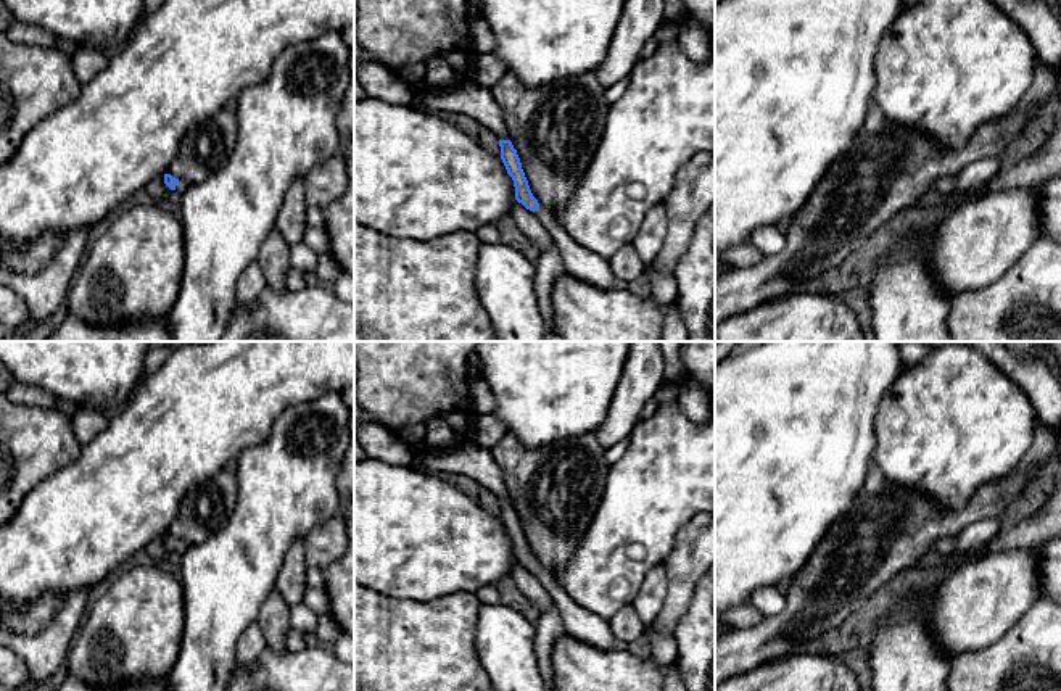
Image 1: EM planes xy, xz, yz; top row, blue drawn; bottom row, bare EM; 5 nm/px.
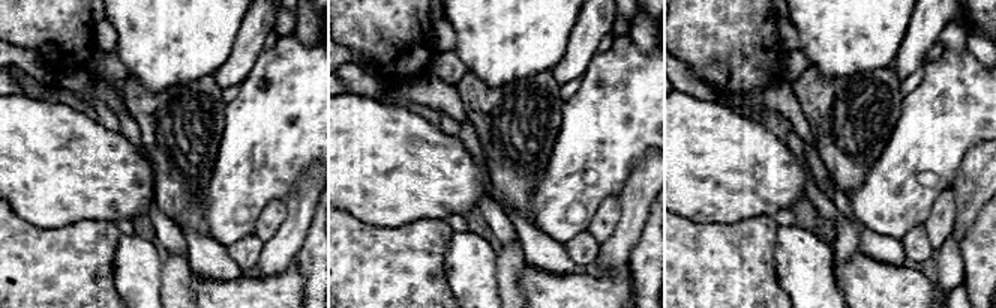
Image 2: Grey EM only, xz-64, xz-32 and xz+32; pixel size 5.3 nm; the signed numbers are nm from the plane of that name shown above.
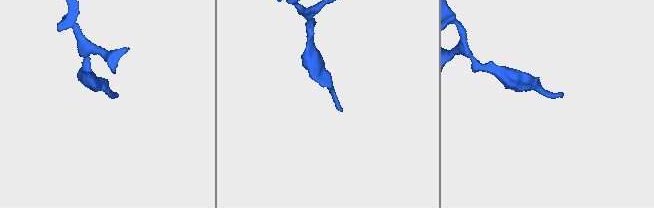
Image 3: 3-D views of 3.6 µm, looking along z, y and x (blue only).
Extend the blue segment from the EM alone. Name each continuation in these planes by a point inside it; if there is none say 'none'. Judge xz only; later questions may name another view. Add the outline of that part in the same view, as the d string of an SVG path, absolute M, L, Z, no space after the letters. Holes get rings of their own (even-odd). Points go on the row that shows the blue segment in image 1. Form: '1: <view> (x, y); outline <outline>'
1: xz (583, 264); outline M539 206L535 213L547 234L552 237L552 242L557 245L564 259L564 271L568 275L599 288L618 287L618 280L615 279L607 258L580 246L562 229L557 217L551 211Z

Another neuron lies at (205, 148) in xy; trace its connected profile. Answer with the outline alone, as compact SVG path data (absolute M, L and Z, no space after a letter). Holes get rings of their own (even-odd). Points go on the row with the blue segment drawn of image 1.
M225 110L192 124L180 142L177 156L167 168L167 174L187 187L206 180L227 163L237 134L235 114Z

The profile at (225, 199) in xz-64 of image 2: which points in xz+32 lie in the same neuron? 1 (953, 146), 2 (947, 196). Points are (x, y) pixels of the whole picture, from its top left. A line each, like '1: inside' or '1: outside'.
1: inside
2: outside

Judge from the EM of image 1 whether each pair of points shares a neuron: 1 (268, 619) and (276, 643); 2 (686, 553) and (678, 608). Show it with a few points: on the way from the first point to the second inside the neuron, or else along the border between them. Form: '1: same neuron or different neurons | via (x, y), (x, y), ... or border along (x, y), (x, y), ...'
1: same neuron | via (274, 625), (276, 637)
2: same neuron | via (685, 566), (680, 595)

